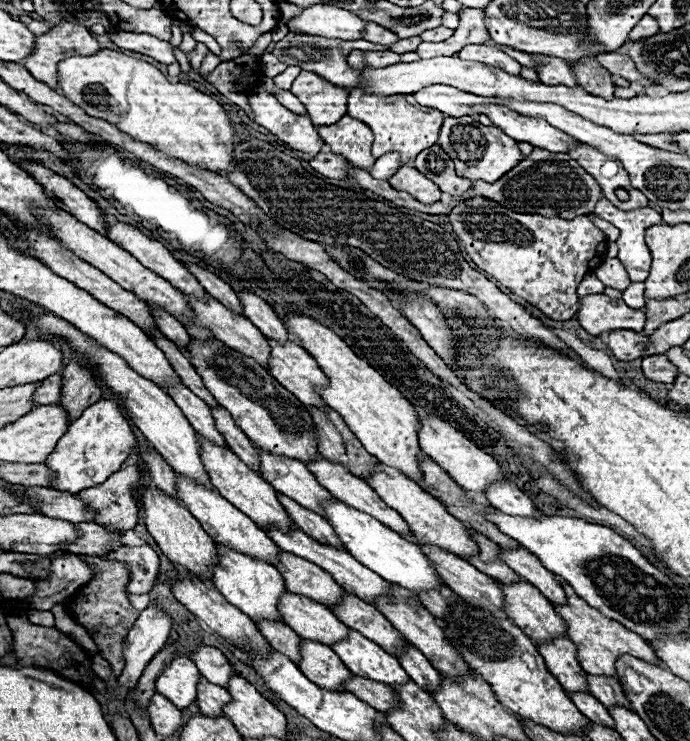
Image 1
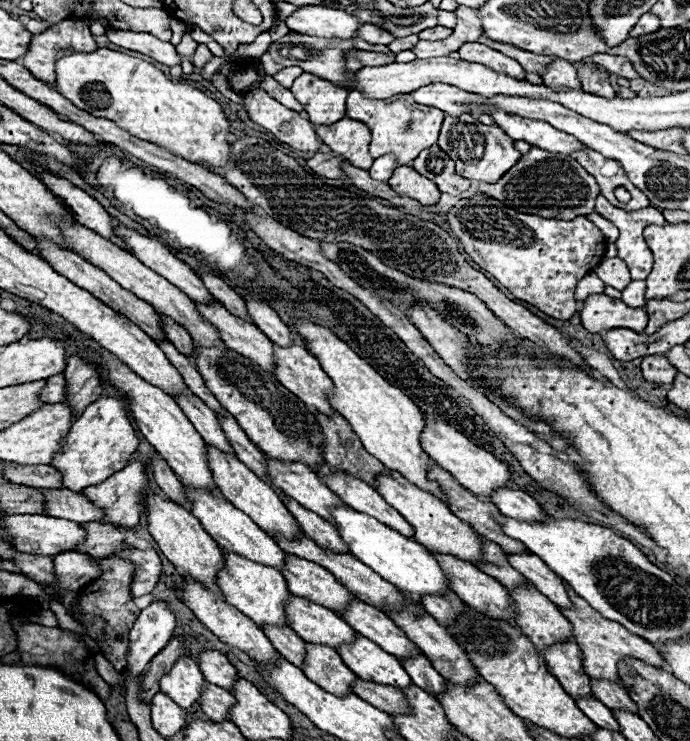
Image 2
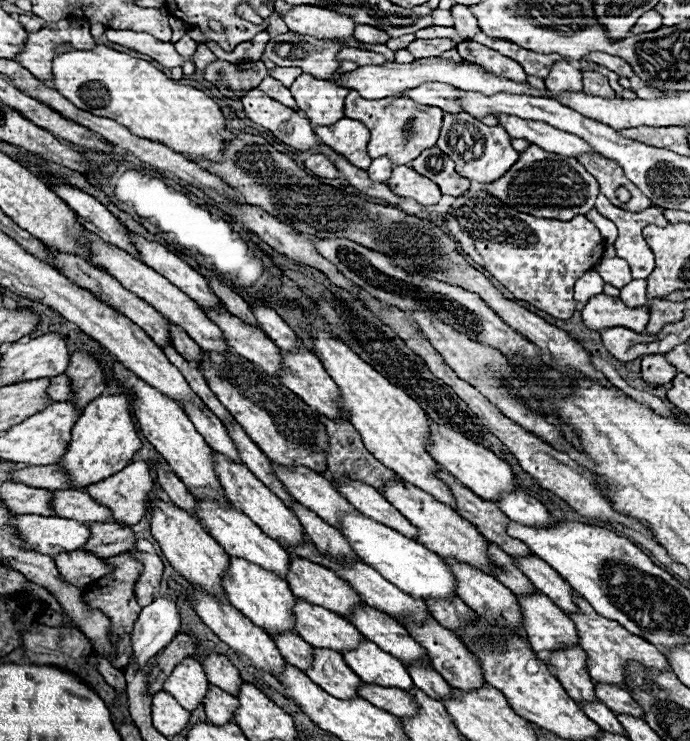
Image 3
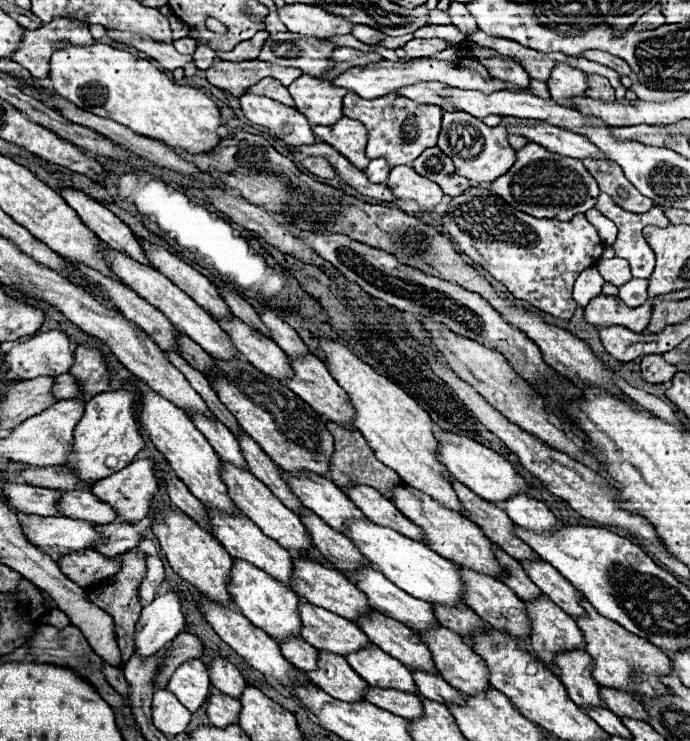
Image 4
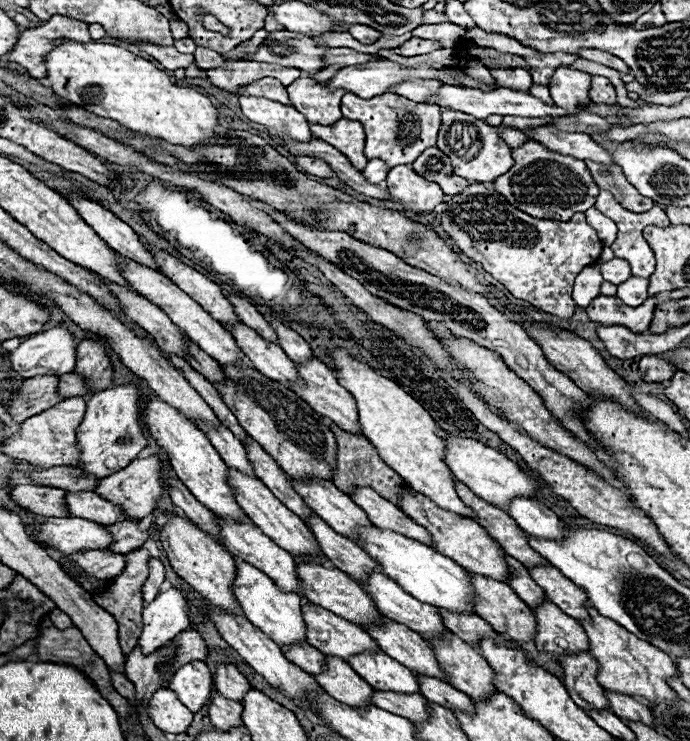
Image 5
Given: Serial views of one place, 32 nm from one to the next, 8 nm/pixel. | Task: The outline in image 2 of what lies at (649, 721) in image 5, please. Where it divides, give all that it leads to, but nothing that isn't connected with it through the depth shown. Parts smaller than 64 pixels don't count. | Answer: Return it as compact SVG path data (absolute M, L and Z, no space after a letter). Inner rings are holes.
M590 680L590 684L594 688L592 692L596 700L606 704L610 710L624 710L624 712L638 714L638 706L632 702L632 698L622 688L622 684L608 682L608 680Z

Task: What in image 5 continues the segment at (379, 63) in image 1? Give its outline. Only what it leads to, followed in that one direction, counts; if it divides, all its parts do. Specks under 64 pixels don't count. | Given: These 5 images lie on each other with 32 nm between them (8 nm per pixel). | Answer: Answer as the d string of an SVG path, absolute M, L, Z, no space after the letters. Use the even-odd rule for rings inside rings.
M342 46L340 48L328 48L326 52L328 54L326 54L324 62L328 66L332 66L332 64L344 64L344 66L348 66L348 64L366 64L366 62L376 58L374 54L362 54L362 52L356 52L352 48L342 48Z

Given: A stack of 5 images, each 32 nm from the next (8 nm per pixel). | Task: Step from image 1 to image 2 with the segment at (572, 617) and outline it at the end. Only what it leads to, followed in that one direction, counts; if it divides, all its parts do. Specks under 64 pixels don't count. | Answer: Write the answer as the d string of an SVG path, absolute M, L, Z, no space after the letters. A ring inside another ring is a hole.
M568 588L568 592L570 592L570 600L574 604L574 608L570 608L568 612L564 612L564 610L560 610L560 612L574 626L574 638L576 638L576 644L580 646L582 654L584 654L584 668L586 668L590 678L620 682L618 662L622 662L624 658L636 658L636 660L642 660L644 664L650 664L650 666L656 666L656 668L666 666L664 658L658 654L658 650L652 644L648 644L646 640L640 640L640 636L628 632L622 624L616 624L614 620L608 620L608 618L600 616L592 606L588 606L586 600L576 596L572 592L572 588Z

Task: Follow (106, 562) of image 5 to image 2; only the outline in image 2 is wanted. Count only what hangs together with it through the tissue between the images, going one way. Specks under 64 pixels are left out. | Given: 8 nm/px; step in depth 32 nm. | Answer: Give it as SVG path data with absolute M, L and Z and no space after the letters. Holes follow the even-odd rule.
M64 552L54 556L54 570L62 588L80 590L102 574L100 564L84 552Z

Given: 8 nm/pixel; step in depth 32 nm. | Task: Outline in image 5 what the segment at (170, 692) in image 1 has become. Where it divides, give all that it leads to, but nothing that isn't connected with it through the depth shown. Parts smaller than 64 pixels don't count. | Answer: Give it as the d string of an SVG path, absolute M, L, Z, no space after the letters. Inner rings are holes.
M194 660L190 664L184 664L168 684L178 694L182 704L192 712L198 712L204 704L208 704L214 688L212 672L208 664L206 666L200 666L200 664L206 664L206 662Z

